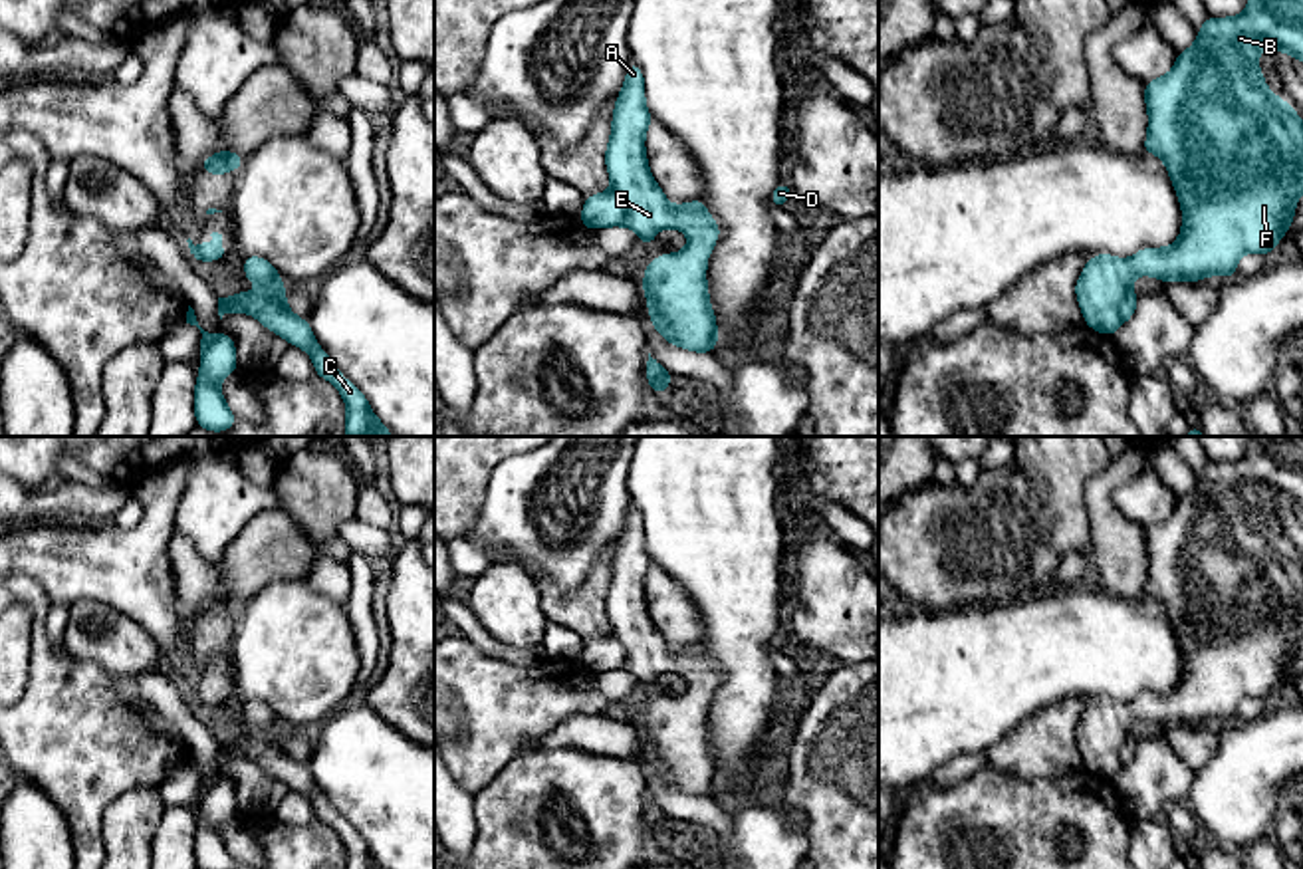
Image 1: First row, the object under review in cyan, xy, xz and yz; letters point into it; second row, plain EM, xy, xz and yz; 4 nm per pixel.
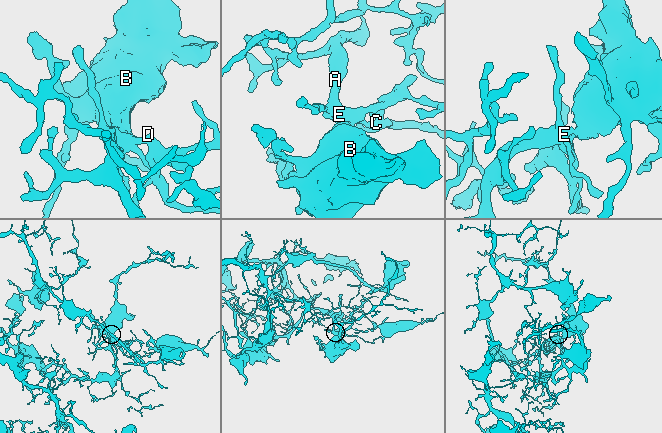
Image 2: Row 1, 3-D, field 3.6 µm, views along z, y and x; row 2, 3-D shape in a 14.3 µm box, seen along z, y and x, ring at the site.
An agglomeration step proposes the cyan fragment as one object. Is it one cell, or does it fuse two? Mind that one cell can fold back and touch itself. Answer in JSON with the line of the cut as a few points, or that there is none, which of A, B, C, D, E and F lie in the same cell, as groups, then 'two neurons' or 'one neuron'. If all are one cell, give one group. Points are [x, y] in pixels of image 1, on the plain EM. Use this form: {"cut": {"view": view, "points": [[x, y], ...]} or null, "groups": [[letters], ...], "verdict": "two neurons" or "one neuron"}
{"cut": null, "groups": [["A", "B", "C", "D", "E", "F"]], "verdict": "one neuron"}

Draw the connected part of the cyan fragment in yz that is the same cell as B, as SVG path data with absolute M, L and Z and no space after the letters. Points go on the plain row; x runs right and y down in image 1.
M1251 436L1240 460L1210 460L1198 474L1196 488L1178 496L1172 516L1144 528L1148 579L1142 595L1158 599L1168 613L1184 659L1182 677L1170 692L1142 692L1125 704L1111 698L1089 702L1075 738L1091 774L1113 782L1132 762L1138 740L1130 736L1130 726L1138 718L1160 726L1200 726L1212 718L1236 720L1242 698L1267 700L1289 675L1295 647L1303 637L1303 565L1289 548L1267 534L1257 510L1259 494L1279 494L1303 506L1303 436Z

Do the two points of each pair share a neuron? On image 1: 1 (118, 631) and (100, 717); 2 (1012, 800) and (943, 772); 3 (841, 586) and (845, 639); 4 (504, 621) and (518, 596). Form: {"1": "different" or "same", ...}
{"1": "different", "2": "different", "3": "same", "4": "same"}

